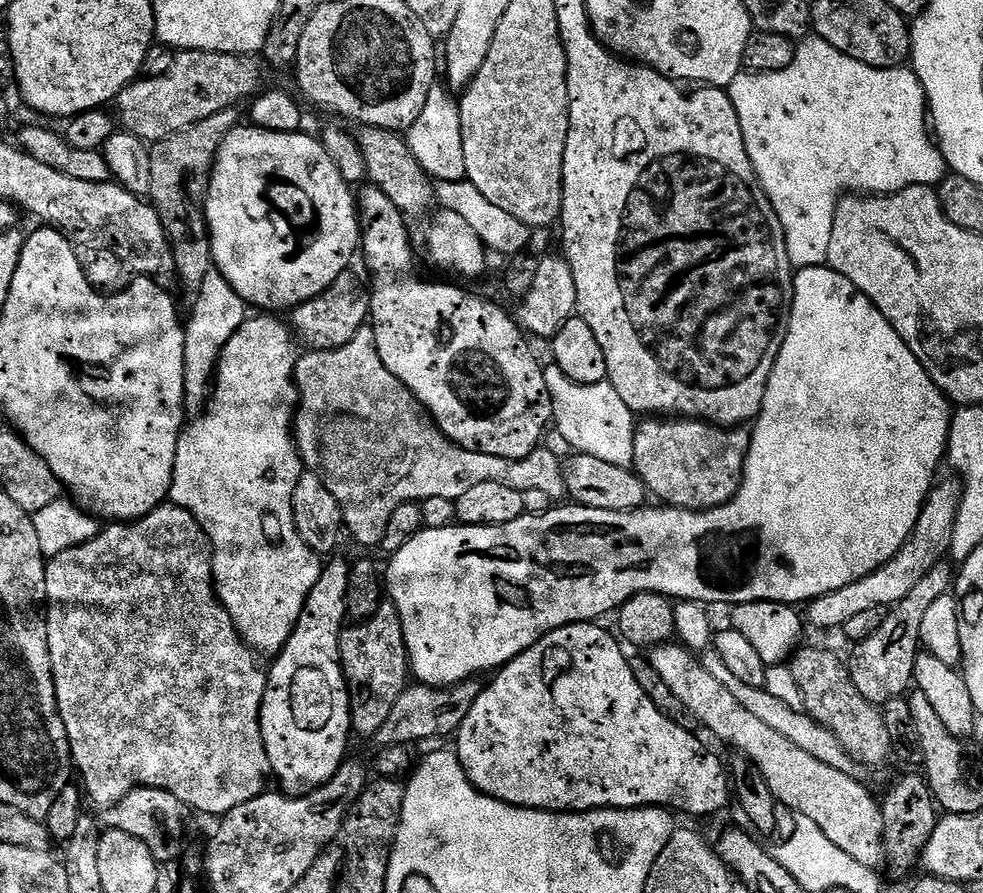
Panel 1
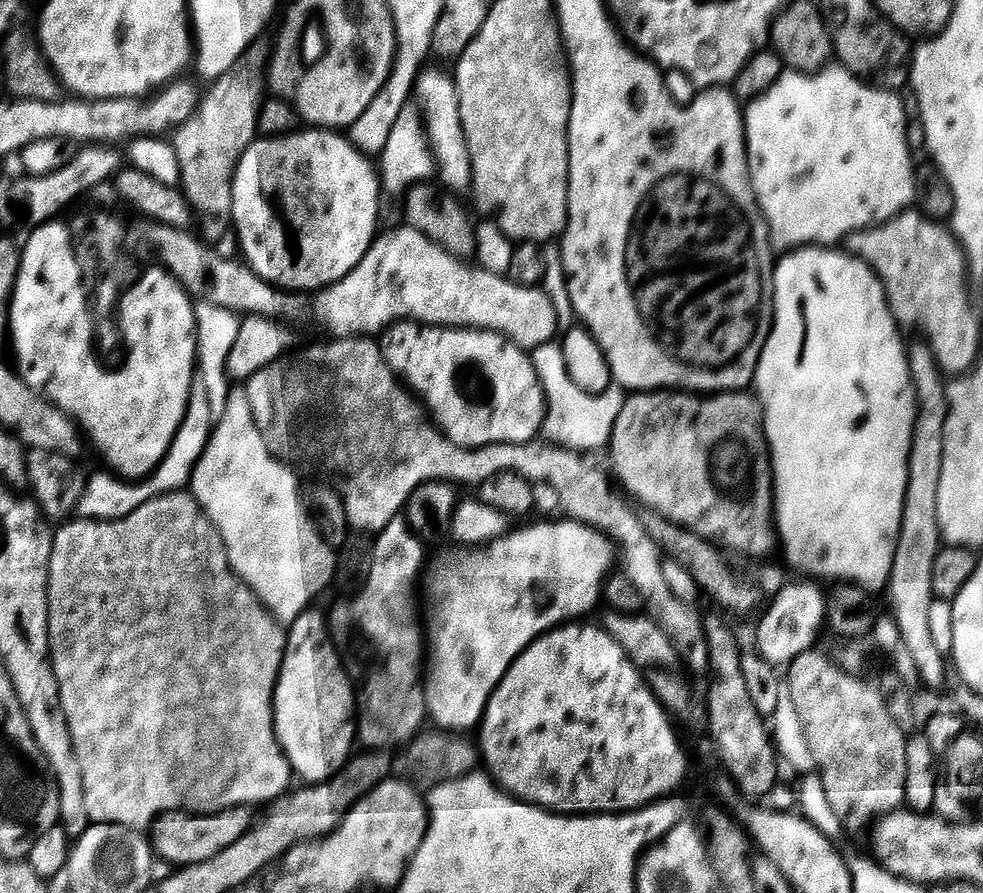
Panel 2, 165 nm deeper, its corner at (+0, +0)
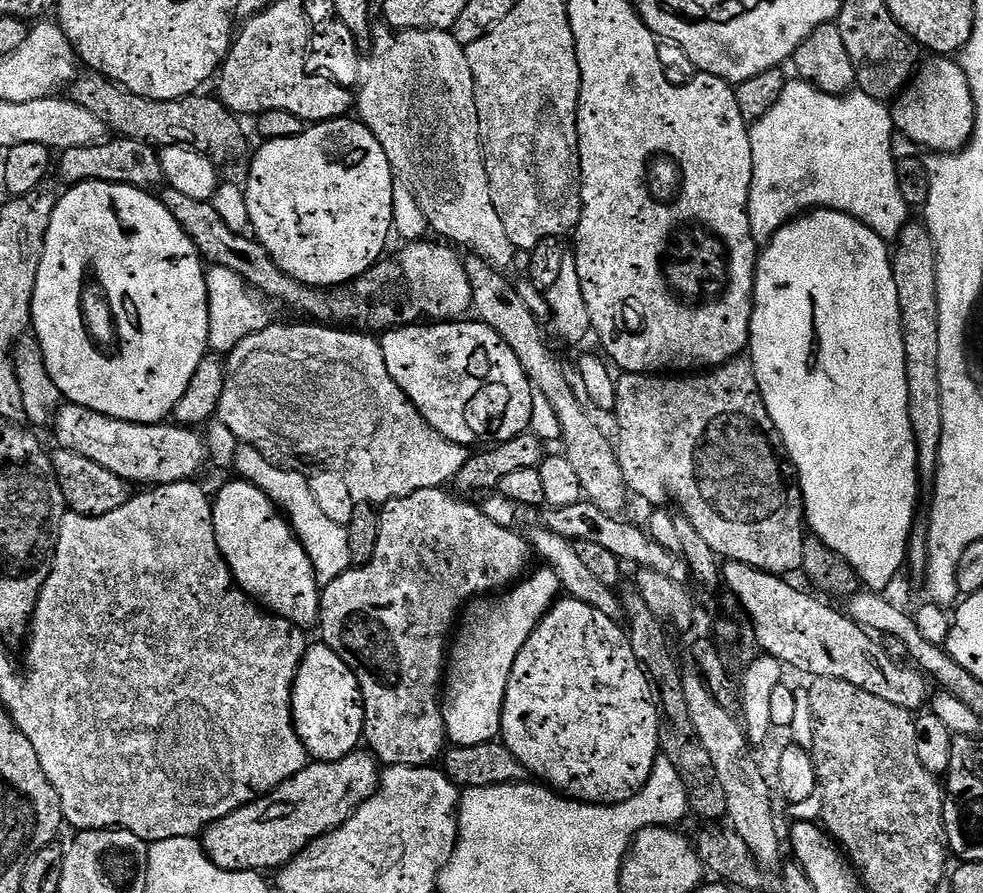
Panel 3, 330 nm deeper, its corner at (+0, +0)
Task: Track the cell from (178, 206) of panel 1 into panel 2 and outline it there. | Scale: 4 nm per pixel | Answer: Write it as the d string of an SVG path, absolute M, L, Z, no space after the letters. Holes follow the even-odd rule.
M257 42L244 52L244 57L219 80L211 85L209 92L203 93L199 109L195 116L188 119L175 129L170 143L176 150L176 158L180 167L179 187L183 196L188 200L195 219L200 224L199 235L205 241L215 242L229 235L230 217L232 215L232 179L236 177L236 165L239 164L242 154L258 136L258 118L260 105L266 99L264 93L264 67L270 60L270 52L263 48L263 43Z

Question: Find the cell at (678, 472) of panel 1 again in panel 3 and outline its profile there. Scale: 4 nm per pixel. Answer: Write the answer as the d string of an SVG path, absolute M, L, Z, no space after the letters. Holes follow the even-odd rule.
M737 358L728 361L727 364L721 364L718 368L713 368L711 370L705 371L703 373L705 376L688 376L685 380L663 380L665 377L660 374L641 374L638 372L629 372L627 374L621 375L616 381L616 410L614 413L614 419L616 419L616 428L620 431L620 441L615 441L615 449L617 460L620 463L622 474L624 475L625 482L628 483L629 489L633 493L640 492L643 488L656 488L661 484L674 499L680 503L679 511L686 518L690 518L690 522L694 526L694 530L698 530L698 534L702 534L702 538L706 538L707 544L710 545L710 550L714 550L716 555L723 558L725 561L733 560L734 562L746 562L746 566L754 566L758 570L763 572L772 572L776 576L787 577L788 572L797 571L798 568L798 558L802 554L804 549L804 541L806 539L806 521L804 518L804 496L800 493L800 482L793 469L791 460L788 459L788 453L784 451L784 443L780 437L780 431L774 426L774 422L770 418L770 414L766 410L764 405L764 399L760 393L760 387L756 381L756 371L752 365L751 359L748 358Z

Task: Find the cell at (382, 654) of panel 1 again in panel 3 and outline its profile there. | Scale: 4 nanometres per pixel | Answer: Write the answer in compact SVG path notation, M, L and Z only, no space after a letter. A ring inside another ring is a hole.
M444 488L418 490L409 496L384 503L379 509L380 529L376 532L376 549L373 550L368 564L362 565L361 568L359 566L349 568L341 576L334 578L334 582L323 585L320 593L318 629L320 628L321 634L324 635L321 636L323 643L327 644L330 650L334 650L334 654L338 654L338 658L342 658L342 662L346 662L346 666L350 666L350 670L358 678L358 686L362 690L364 699L362 740L367 751L371 752L384 766L397 764L411 768L427 768L435 765L443 757L446 751L446 733L442 711L442 681L446 676L446 641L453 635L454 625L465 605L477 598L499 593L513 582L519 581L525 575L524 567L528 564L528 556L530 557L530 545L523 535L519 536L519 531L498 526L498 522L490 522L490 518L486 518L483 507L476 505L475 508L474 505L464 501L467 499L457 498L451 491L449 492Z

